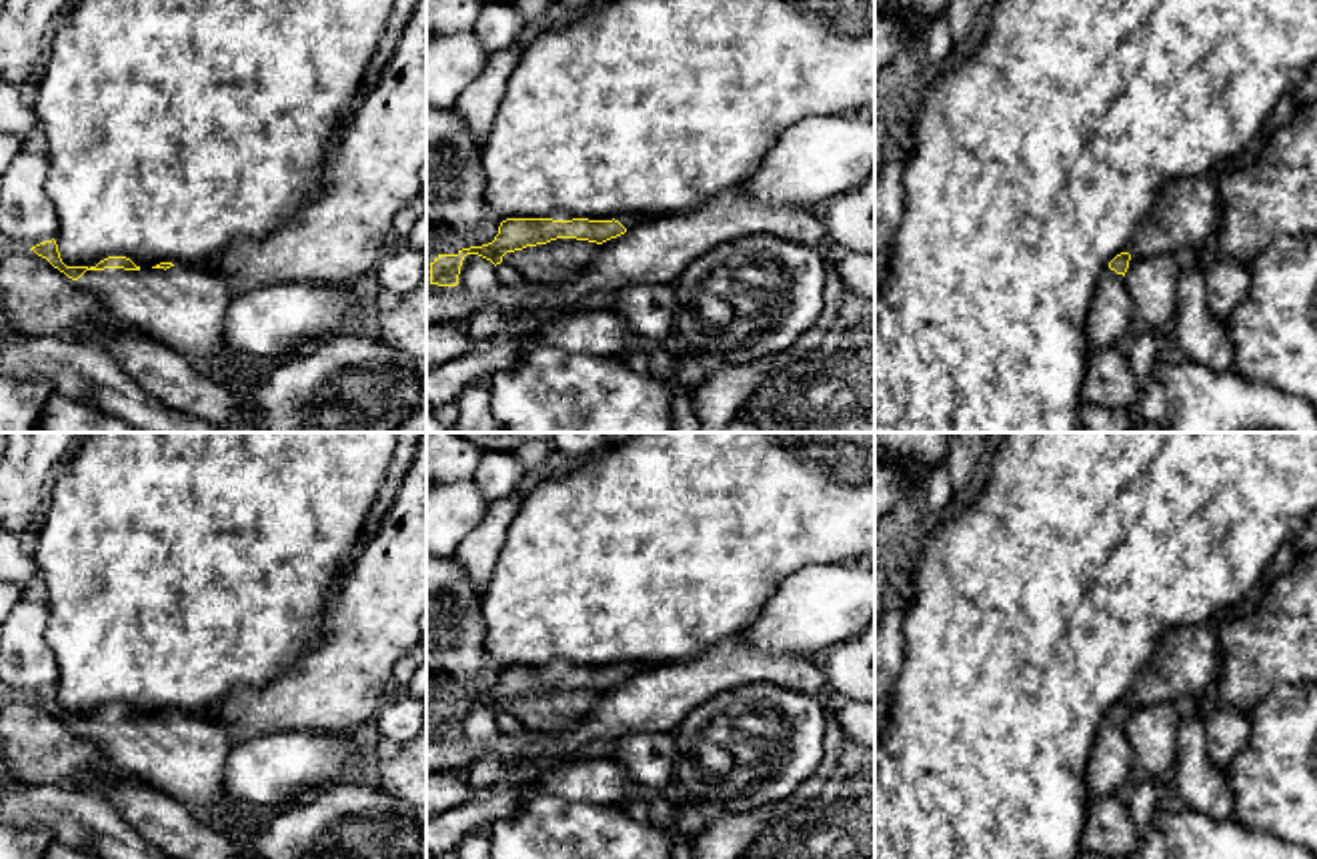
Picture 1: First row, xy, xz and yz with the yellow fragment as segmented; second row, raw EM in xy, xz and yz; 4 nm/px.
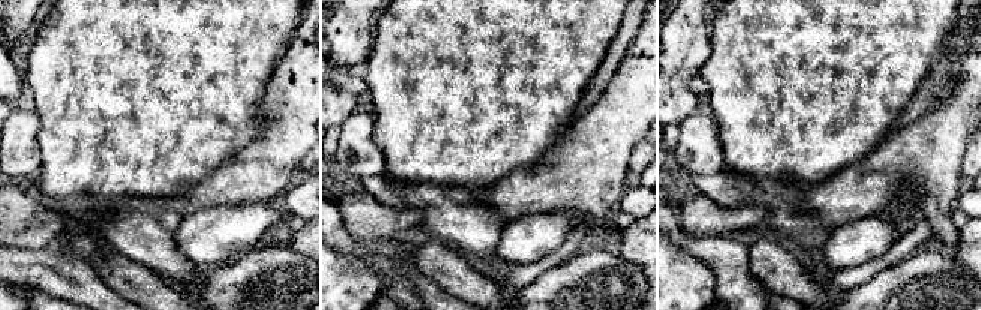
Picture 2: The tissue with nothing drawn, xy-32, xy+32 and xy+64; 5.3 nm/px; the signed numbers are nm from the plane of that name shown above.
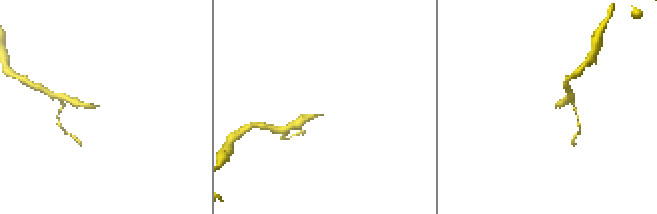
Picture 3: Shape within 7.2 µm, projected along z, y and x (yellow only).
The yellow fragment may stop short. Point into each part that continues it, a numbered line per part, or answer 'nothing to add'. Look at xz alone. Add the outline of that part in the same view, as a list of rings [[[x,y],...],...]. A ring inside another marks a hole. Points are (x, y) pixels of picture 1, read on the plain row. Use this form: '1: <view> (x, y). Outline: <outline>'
1: xz (627, 669). Outline: [[[614,663],[614,665],[604,665],[604,667],[588,667],[588,669],[618,669],[624,677],[636,675],[650,671],[654,667],[663,667],[667,663]]]

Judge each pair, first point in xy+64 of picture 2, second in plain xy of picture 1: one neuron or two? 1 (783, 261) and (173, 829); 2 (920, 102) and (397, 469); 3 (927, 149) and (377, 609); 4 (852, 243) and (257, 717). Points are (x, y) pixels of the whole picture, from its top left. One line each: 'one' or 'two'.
1: one
2: one
3: one
4: two

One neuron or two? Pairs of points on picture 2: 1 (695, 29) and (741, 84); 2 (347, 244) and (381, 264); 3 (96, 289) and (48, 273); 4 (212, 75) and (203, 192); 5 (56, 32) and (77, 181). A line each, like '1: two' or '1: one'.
1: two
2: two
3: one
4: two
5: one

